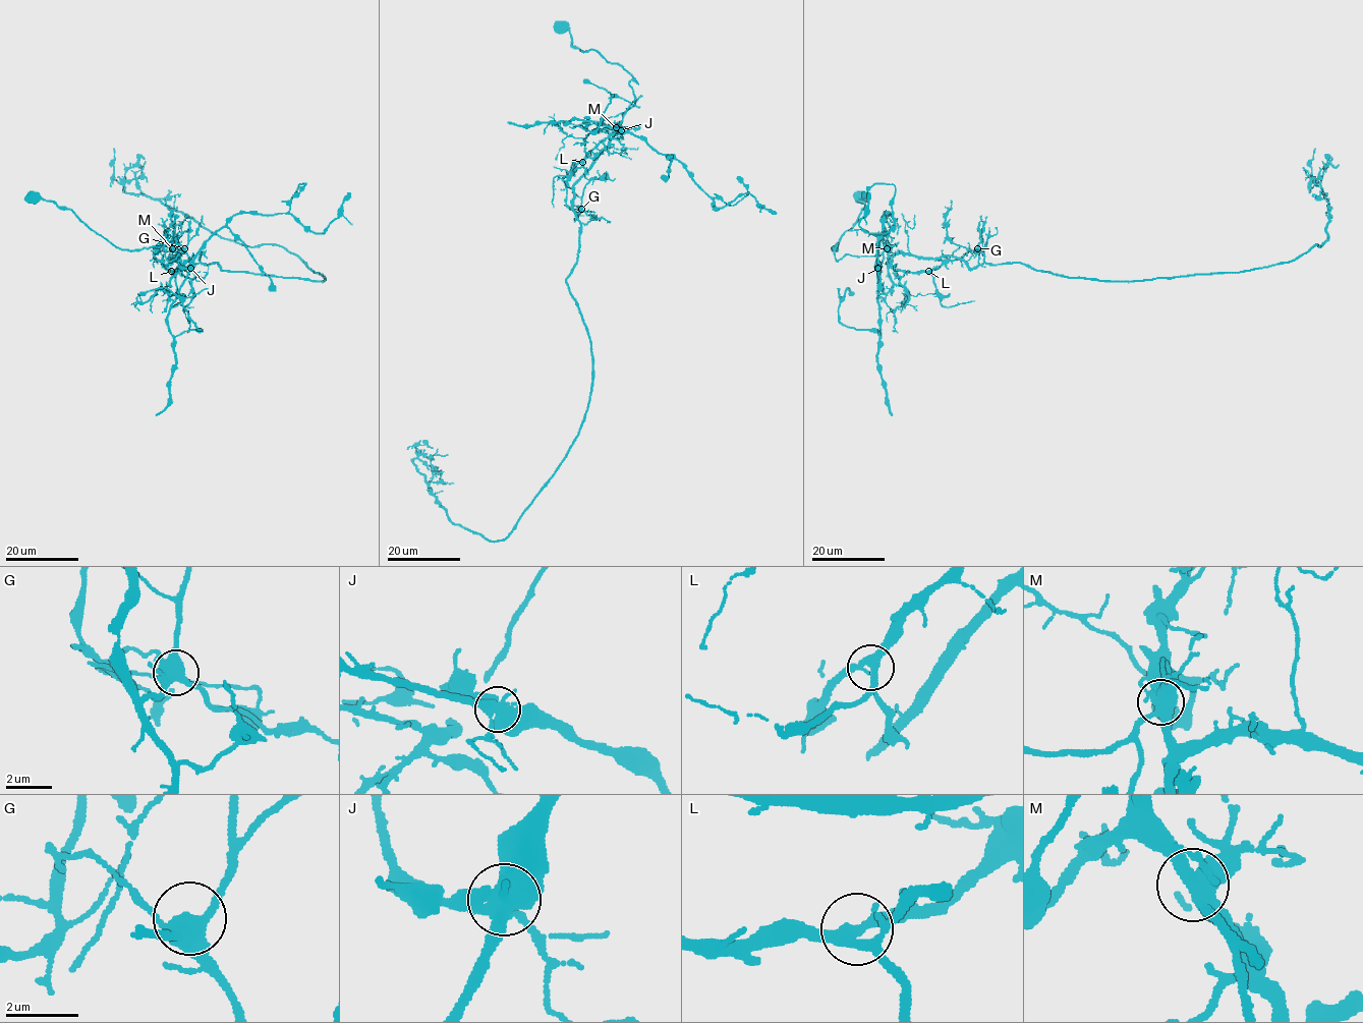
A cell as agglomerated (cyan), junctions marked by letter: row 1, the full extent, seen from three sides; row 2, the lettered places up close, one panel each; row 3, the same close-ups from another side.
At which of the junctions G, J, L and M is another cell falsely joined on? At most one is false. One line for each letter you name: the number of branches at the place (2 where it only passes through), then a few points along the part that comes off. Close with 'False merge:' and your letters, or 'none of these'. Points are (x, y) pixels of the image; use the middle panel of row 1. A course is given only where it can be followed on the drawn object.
J: Branches: 4. Course of the part to remove: (621, 130), (681, 164), (712, 197), (715, 208), (724, 208), (748, 192), (758, 204), (777, 213)
False merge: J

